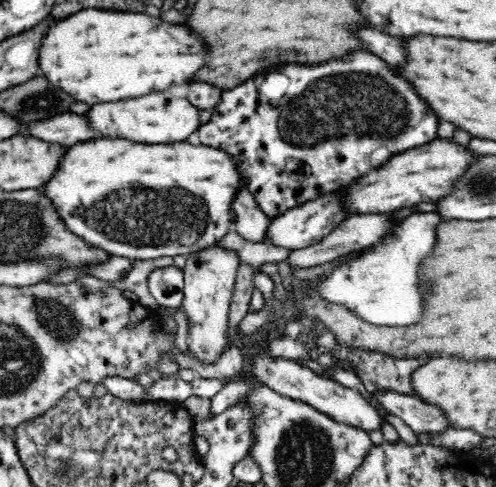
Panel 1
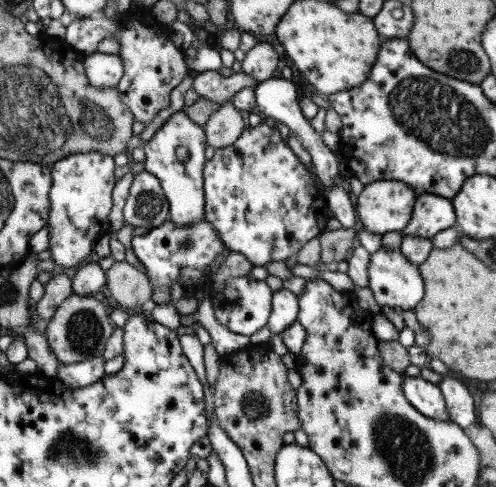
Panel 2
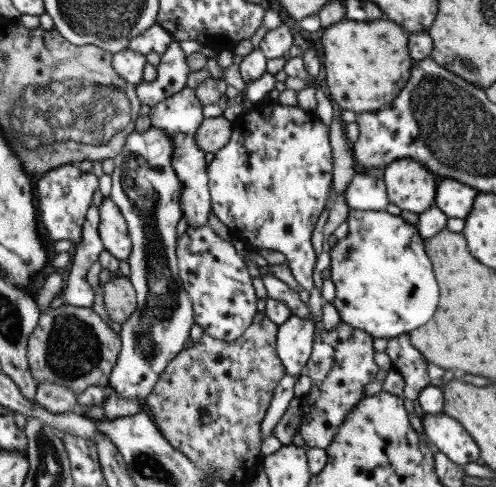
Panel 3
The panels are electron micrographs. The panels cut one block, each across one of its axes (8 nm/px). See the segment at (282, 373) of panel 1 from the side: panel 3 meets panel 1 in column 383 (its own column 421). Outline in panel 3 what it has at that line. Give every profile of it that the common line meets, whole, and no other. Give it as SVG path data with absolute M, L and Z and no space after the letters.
M423 414L421 416L421 428L427 440L443 452L451 462L455 464L467 464L477 462L479 458L479 446L473 442L473 438L465 432L465 428L447 414Z

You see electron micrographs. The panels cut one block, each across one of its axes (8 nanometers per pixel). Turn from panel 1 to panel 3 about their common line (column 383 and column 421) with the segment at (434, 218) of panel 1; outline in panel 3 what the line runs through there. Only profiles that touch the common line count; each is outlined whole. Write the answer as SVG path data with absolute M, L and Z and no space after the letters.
M349 210L347 226L347 236L329 252L331 282L335 284L333 306L341 322L387 340L429 322L437 308L437 284L419 230L385 210Z

